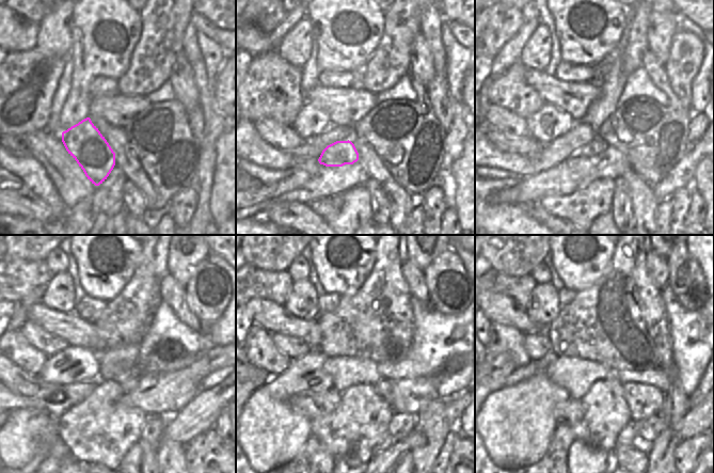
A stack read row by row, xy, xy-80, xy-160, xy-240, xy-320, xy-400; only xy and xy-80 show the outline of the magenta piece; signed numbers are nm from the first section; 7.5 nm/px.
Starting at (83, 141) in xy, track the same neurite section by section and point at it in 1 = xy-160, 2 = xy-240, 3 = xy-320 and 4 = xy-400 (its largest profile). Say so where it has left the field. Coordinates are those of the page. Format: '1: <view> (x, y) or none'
1: xy-160 (596, 146)
2: xy-240 (128, 382)
3: xy-320 (385, 389)
4: xy-400 (644, 400)

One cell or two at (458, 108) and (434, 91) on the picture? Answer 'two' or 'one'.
two

